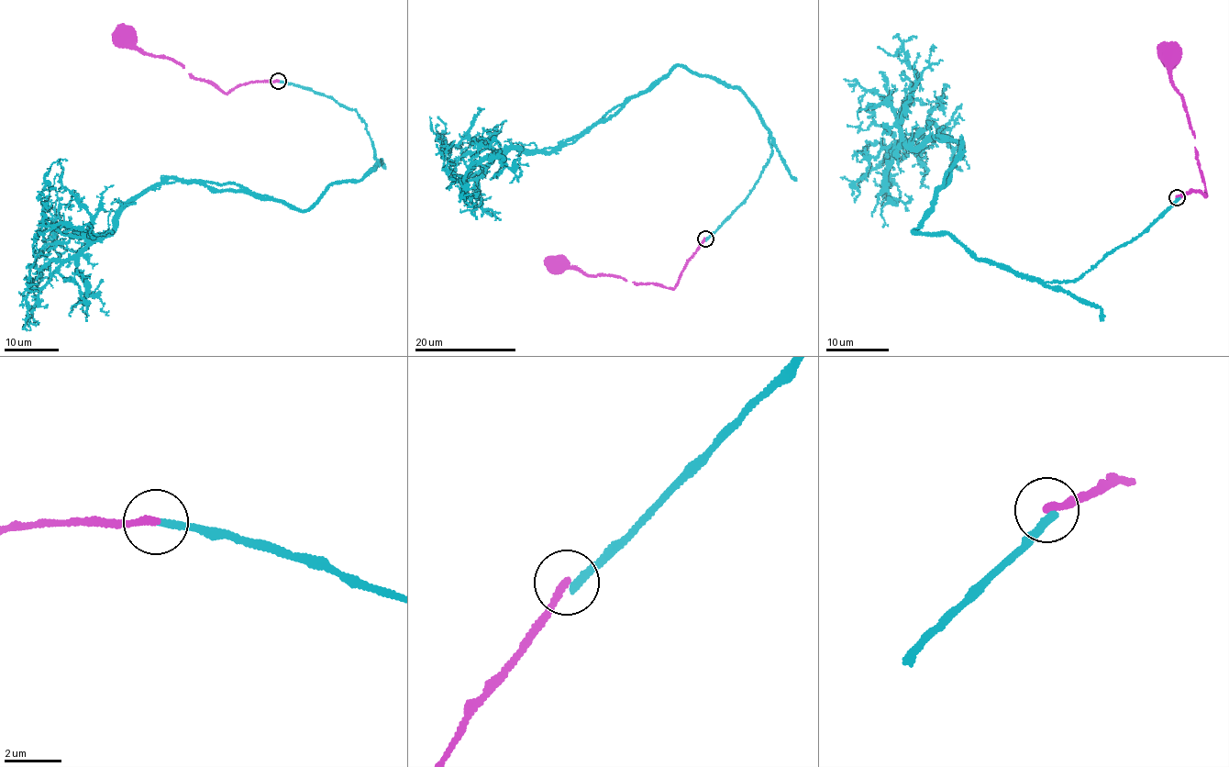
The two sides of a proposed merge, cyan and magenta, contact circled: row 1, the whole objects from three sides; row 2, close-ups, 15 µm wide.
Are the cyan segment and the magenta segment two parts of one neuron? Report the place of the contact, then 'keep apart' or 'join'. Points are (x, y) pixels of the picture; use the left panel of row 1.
(278, 81) | keep apart

